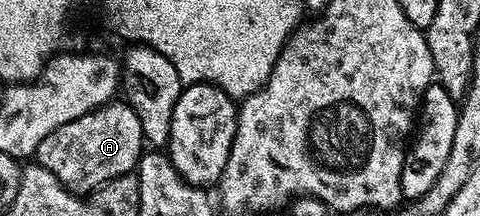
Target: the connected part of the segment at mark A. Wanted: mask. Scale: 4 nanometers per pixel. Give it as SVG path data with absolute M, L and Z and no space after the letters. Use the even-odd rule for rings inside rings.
M112 101L77 117L77 121L61 125L61 129L53 129L35 150L34 158L38 166L49 169L65 189L87 197L90 191L91 194L98 192L109 181L132 174L138 168L144 150L145 140L137 113L133 113L125 101Z

